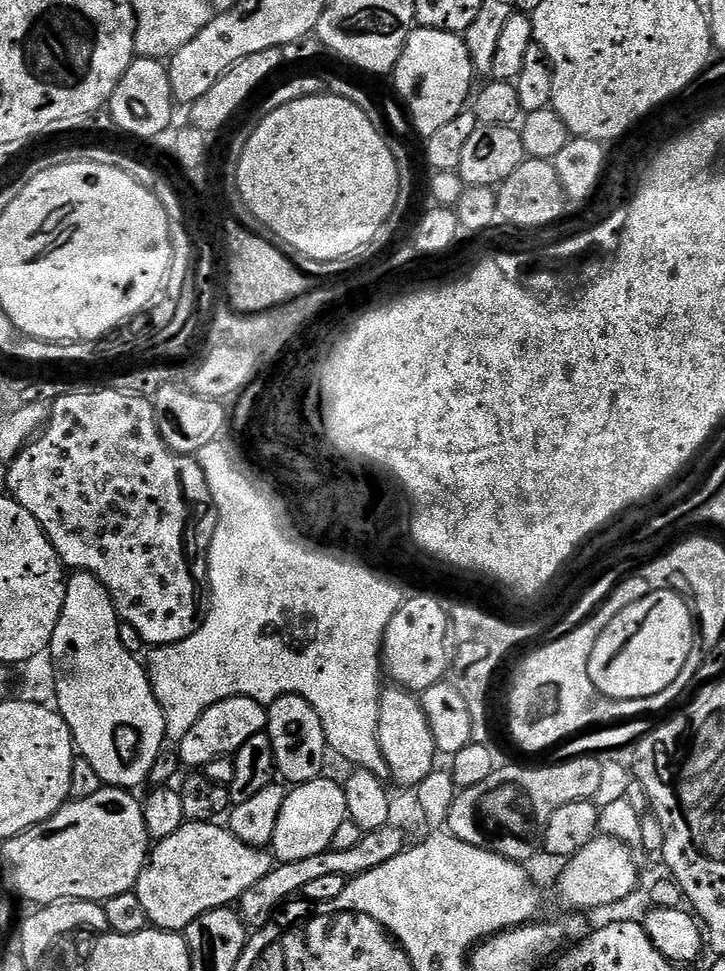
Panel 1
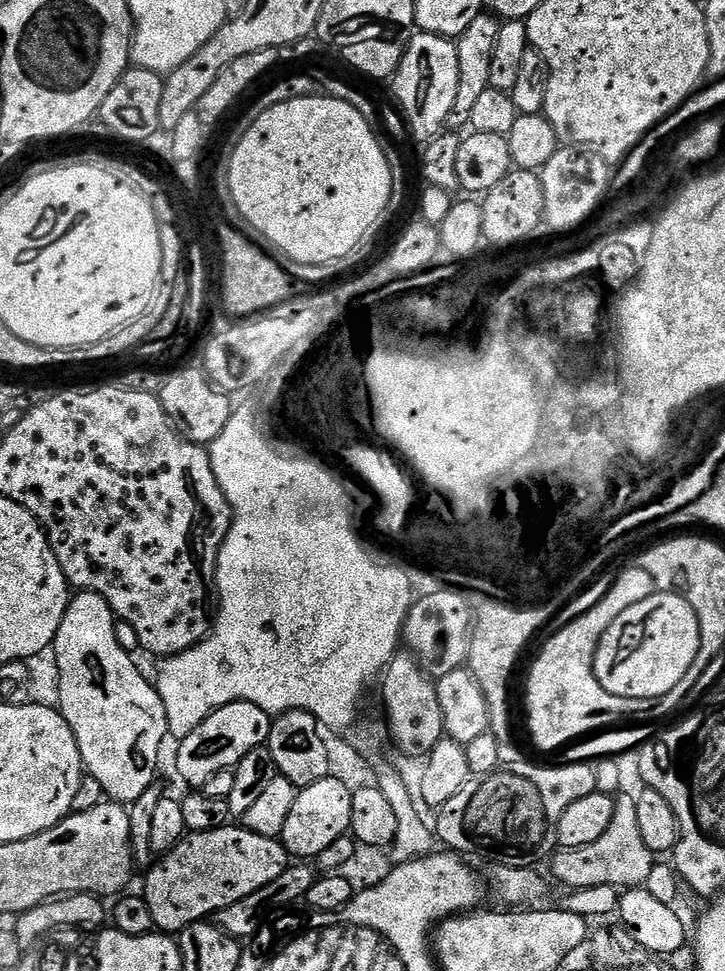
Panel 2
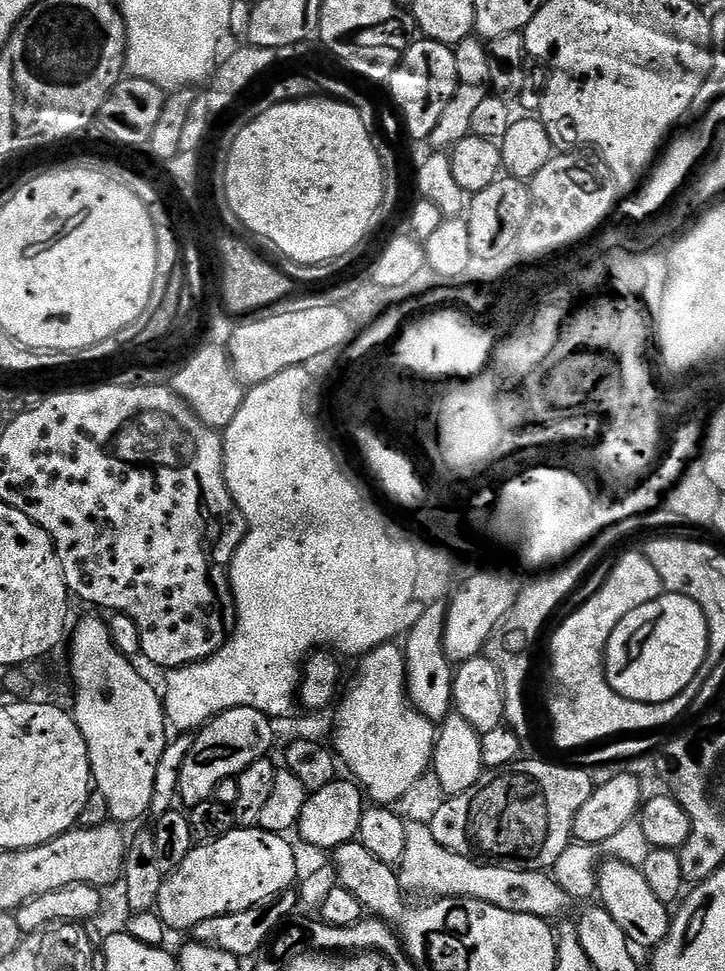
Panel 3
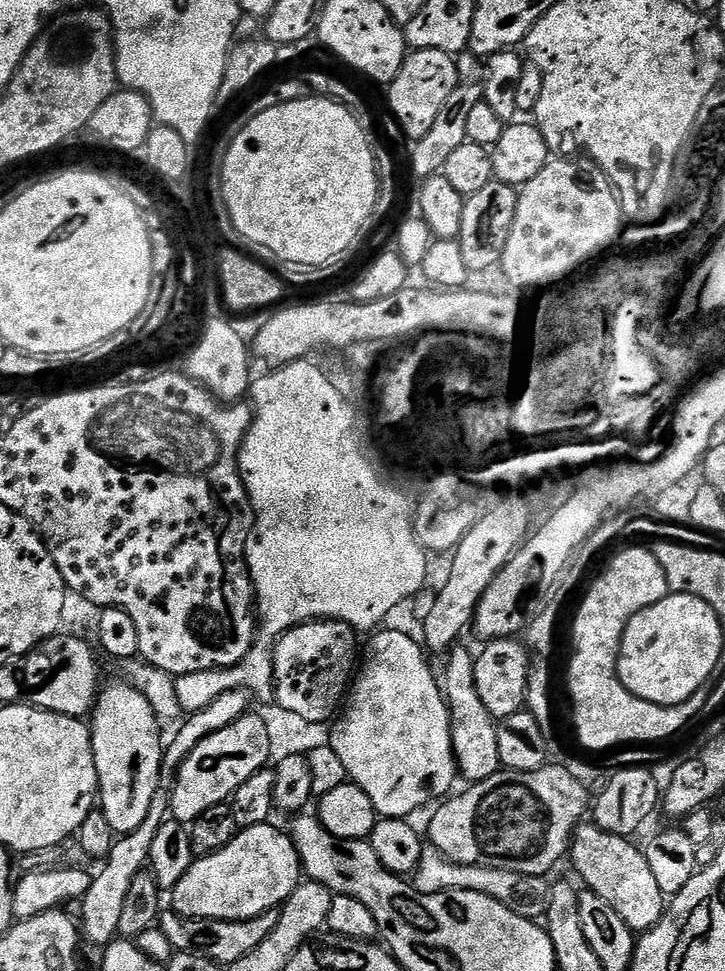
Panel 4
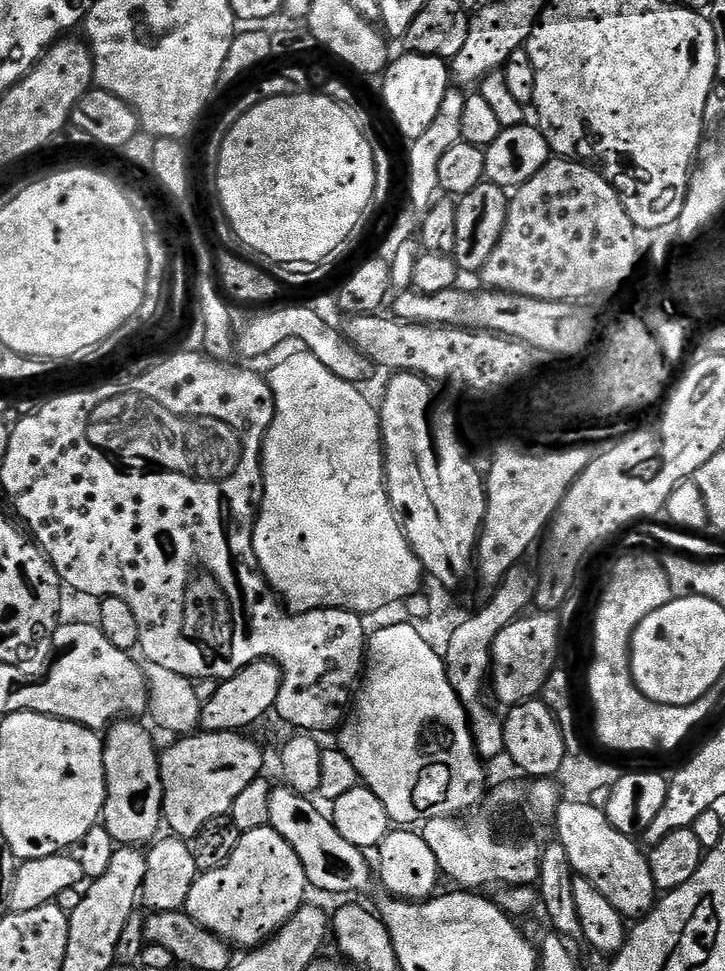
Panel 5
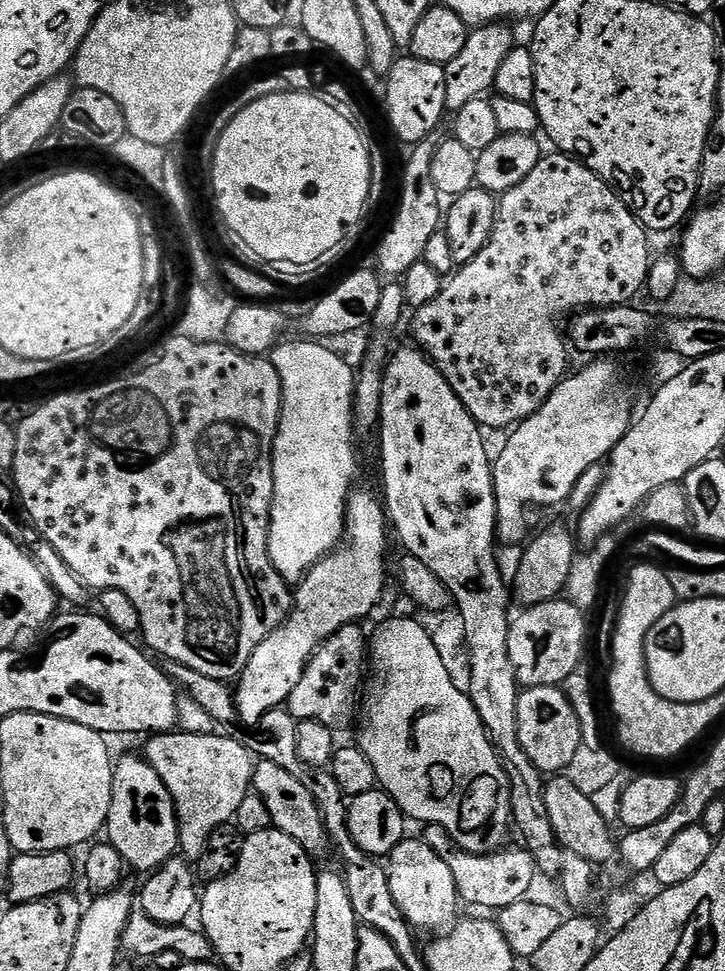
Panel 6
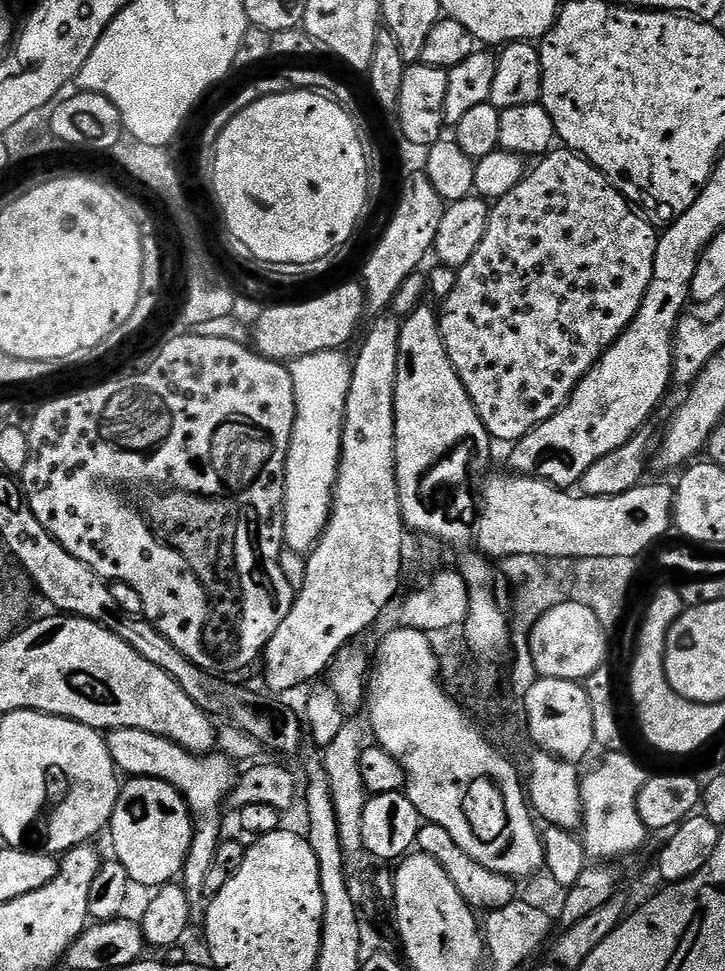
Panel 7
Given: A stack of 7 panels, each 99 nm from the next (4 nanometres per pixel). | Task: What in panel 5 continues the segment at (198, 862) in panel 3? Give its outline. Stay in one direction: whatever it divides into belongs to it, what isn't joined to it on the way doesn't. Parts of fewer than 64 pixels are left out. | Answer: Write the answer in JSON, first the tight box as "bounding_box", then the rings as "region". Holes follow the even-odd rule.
{"bounding_box":[186,826,310,950],"region":[[[269,826],[243,833],[234,854],[225,864],[197,875],[194,886],[190,886],[186,911],[237,949],[251,950],[272,939],[273,934],[306,903],[304,895],[307,892],[310,892],[310,885],[298,854],[282,834]]]}

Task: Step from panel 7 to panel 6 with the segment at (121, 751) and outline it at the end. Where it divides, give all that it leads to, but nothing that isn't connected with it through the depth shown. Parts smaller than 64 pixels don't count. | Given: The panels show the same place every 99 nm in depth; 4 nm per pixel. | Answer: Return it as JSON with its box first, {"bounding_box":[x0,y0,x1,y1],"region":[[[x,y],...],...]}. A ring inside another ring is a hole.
{"bounding_box":[142,730,253,862],"region":[[[173,730],[149,735],[148,745],[142,749],[144,759],[162,778],[166,790],[170,790],[180,823],[179,851],[192,862],[199,861],[210,834],[218,826],[235,821],[242,798],[253,787],[253,753],[239,739],[231,740],[228,736],[231,735],[203,736]]]}

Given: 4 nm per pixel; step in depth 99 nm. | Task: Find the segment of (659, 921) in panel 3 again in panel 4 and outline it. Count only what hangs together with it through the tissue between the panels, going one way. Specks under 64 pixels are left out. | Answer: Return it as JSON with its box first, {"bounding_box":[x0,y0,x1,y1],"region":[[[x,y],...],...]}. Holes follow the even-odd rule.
{"bounding_box":[570,822,666,934],"region":[[[584,822],[572,834],[570,861],[578,875],[584,879],[583,887],[610,902],[622,922],[632,928],[633,933],[643,934],[664,916],[666,897],[658,890],[658,882],[646,862],[643,851],[632,845],[631,839],[615,836],[602,830],[594,822]]]}

